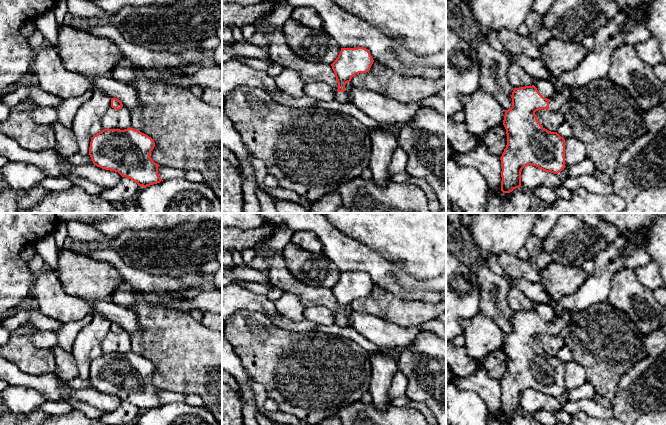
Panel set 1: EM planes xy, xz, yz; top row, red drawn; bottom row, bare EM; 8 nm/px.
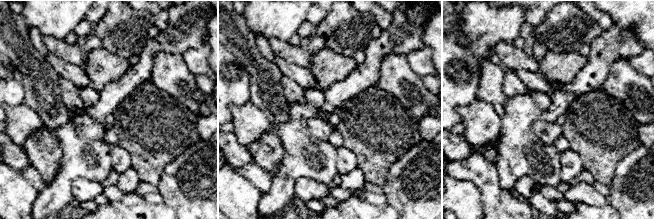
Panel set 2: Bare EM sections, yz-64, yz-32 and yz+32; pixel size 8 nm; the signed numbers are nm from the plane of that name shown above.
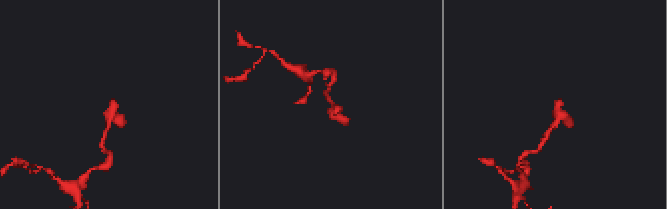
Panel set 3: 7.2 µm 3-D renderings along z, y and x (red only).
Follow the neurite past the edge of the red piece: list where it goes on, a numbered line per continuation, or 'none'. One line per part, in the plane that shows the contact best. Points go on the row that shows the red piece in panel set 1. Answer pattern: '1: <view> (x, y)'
1: yz (555, 103)

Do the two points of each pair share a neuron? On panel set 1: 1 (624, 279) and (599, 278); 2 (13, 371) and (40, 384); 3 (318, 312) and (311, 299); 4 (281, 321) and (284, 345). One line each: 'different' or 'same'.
1: different
2: same
3: different
4: different

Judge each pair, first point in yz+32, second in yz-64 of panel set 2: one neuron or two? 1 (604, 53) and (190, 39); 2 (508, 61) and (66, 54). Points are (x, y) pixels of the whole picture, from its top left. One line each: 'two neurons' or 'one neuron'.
1: one neuron
2: one neuron

